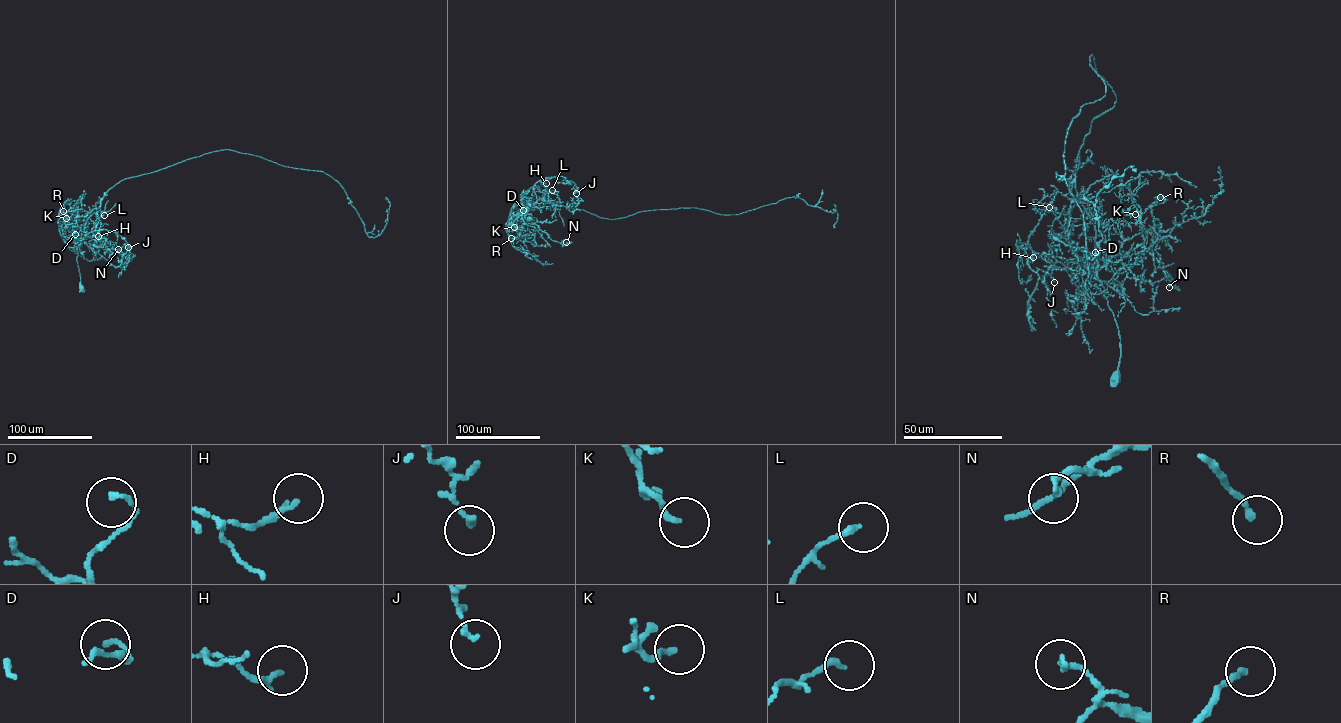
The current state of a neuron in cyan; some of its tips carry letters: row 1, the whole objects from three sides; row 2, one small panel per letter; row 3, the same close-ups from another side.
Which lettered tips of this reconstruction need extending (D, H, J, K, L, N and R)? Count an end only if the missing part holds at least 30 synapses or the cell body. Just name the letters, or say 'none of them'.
R

